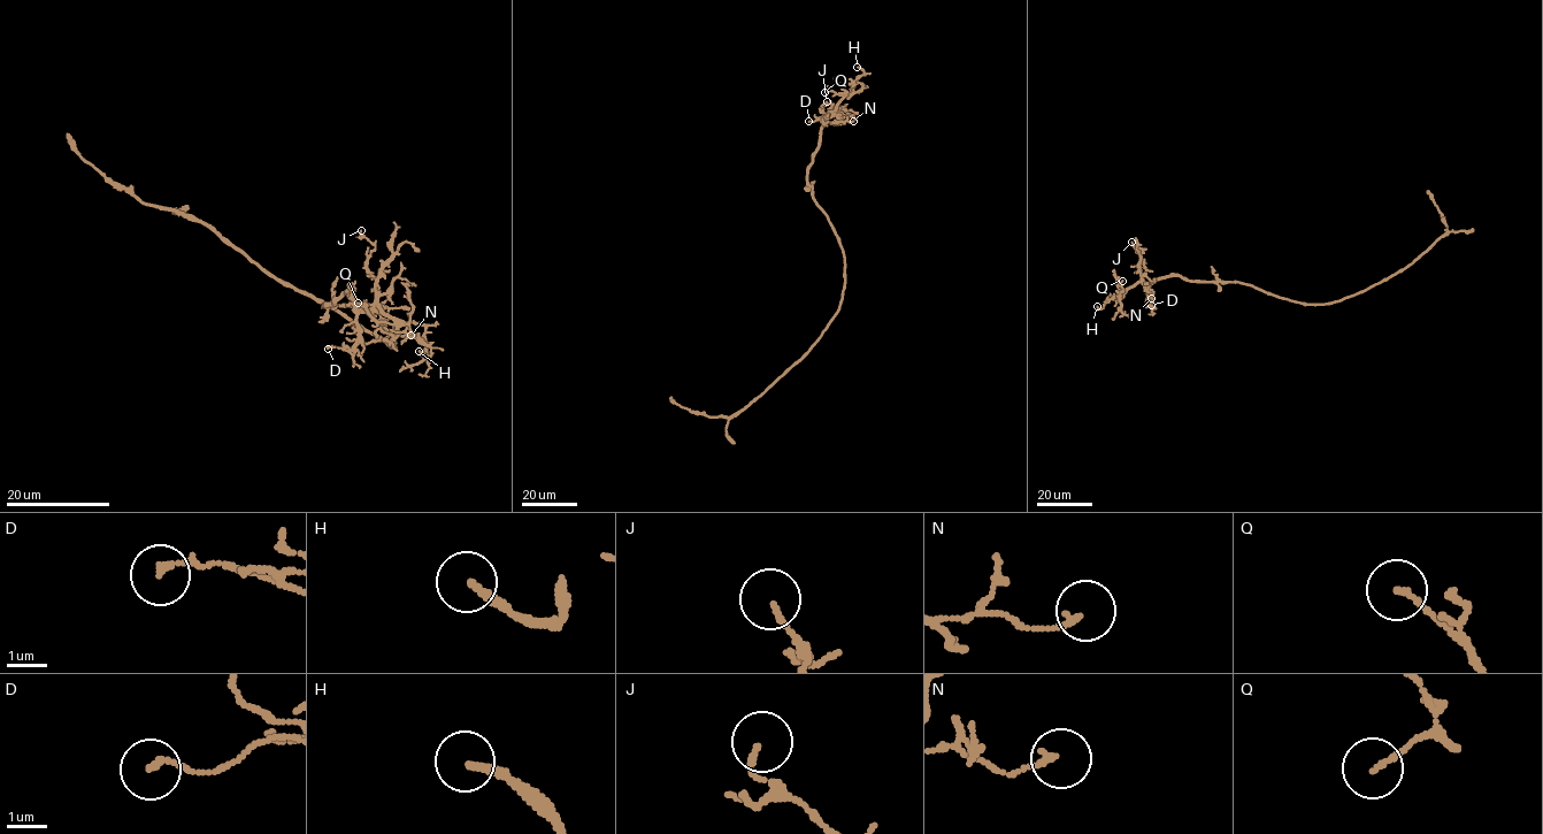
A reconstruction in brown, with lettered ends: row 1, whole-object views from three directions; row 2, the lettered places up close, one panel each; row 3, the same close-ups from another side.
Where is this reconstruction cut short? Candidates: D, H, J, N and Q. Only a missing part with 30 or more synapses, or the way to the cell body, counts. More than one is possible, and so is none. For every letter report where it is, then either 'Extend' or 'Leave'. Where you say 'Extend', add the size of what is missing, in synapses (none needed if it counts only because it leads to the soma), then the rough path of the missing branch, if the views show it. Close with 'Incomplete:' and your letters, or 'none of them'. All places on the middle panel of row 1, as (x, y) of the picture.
D: Place: (808, 121). Leave
H: Place: (857, 67). Extend. Course of what is missing: (857, 67), (842, 66), (813, 71)
J: Place: (827, 101). Leave
N: Place: (853, 121). Leave
Q: Place: (824, 92). Leave
Incomplete: H

